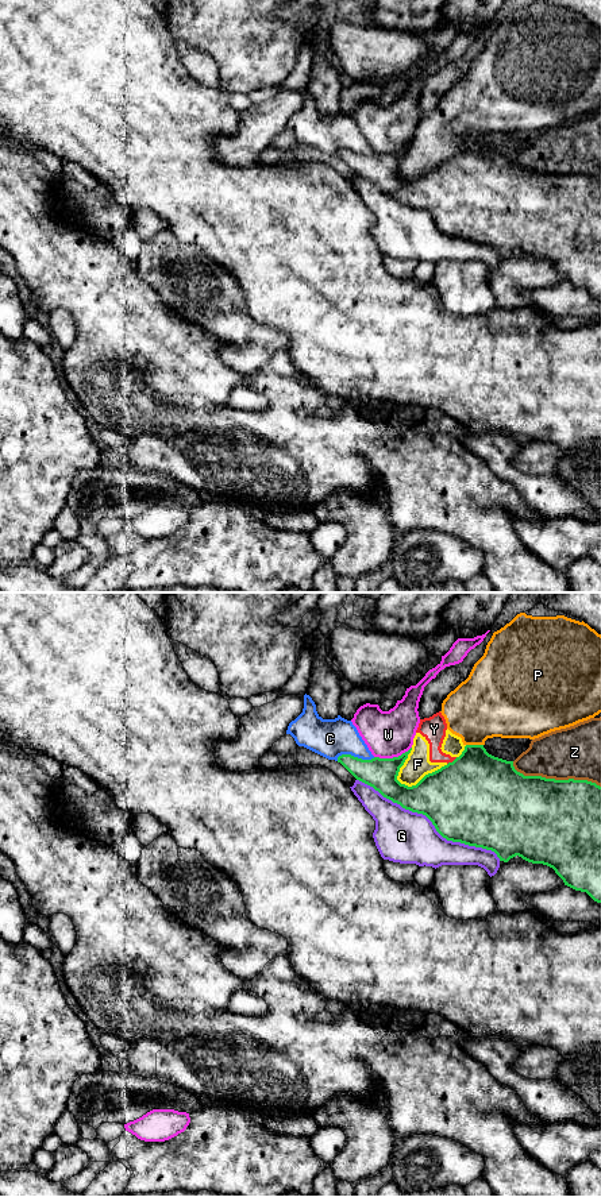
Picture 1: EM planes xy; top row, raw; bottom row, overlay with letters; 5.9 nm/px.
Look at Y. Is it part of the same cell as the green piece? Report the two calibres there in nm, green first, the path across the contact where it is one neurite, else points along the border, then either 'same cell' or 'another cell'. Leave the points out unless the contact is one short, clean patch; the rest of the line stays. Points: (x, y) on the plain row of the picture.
500 nm thick on the green side, 140 nm on the other; border along xy (457, 153), (447, 159); another cell

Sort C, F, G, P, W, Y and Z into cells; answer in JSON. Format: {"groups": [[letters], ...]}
{"groups": [["C"], ["F", "P", "Y"], ["G"], ["W"], ["Z"]]}

